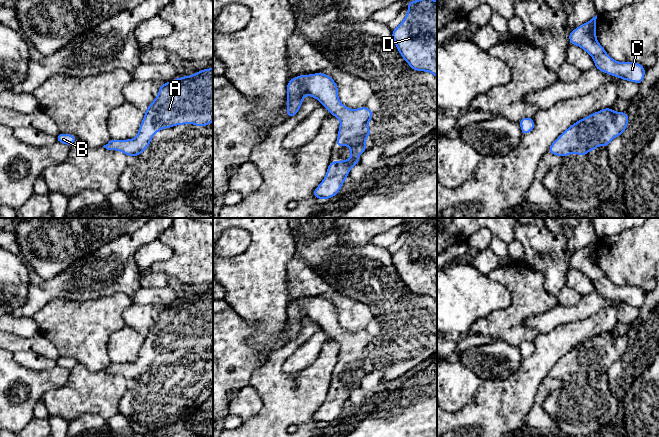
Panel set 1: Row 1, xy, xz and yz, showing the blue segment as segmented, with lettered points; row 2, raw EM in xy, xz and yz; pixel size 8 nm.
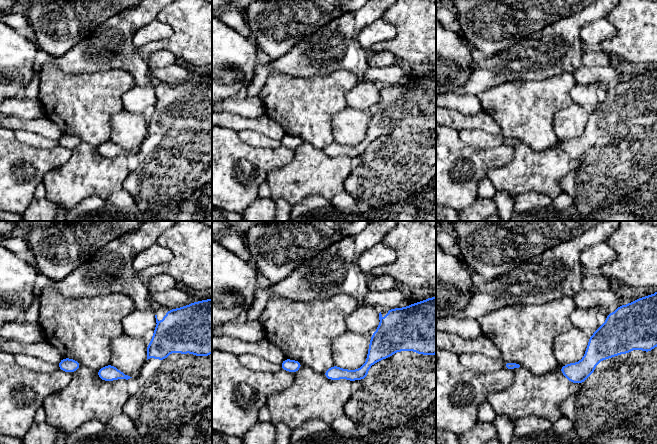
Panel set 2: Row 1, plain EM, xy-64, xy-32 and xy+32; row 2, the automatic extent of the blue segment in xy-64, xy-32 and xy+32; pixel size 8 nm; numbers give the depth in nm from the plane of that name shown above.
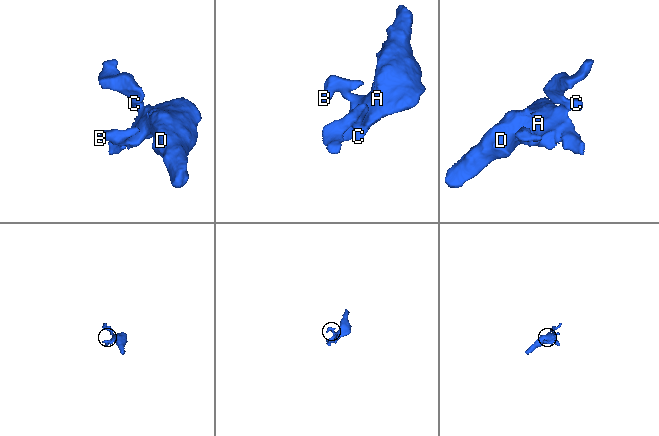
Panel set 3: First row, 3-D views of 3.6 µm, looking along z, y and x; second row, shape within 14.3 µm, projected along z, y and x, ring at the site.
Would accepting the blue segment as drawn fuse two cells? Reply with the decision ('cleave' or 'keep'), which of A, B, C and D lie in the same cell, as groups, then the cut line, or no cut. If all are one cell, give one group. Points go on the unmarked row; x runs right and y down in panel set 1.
keep; groups A B C D; cut none

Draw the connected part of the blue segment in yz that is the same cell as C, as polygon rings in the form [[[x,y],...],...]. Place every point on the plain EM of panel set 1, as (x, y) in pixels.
[[[597,239],[590,245],[580,249],[569,258],[570,268],[581,271],[589,277],[595,287],[595,292],[622,304],[642,308],[645,291],[636,286],[618,286],[612,283],[596,262]]]

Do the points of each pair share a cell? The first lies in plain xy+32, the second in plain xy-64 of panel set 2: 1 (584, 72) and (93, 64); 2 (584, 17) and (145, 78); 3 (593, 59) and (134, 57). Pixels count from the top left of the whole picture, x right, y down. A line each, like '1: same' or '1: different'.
1: different
2: same
3: different

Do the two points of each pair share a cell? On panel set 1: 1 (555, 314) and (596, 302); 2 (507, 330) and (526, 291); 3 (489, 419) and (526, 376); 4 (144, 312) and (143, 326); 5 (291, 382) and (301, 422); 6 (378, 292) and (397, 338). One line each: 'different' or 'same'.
1: same
2: same
3: same
4: same
5: same
6: same

